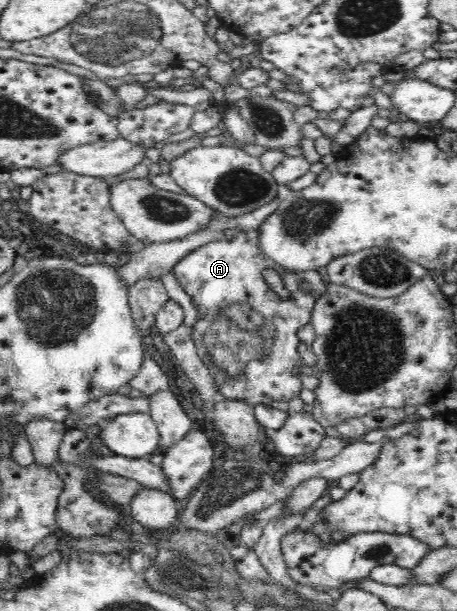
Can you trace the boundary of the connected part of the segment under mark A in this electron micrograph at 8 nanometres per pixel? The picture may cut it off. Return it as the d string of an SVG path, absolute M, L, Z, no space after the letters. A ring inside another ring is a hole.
M236 230L236 237L231 241L226 238L219 239L190 251L174 265L172 272L198 309L198 322L192 326L192 337L199 342L201 353L210 364L210 373L220 387L221 398L248 401L251 405L270 405L273 400L288 402L303 389L300 379L302 373L298 372L299 365L303 362L298 354L300 339L296 334L302 326L311 322L316 300L326 291L327 281L322 271L283 270L280 272L281 279L291 296L282 301L264 278L264 270L278 268L278 265L260 250L258 236L258 230ZM300 282L310 284L312 292L302 290Z

